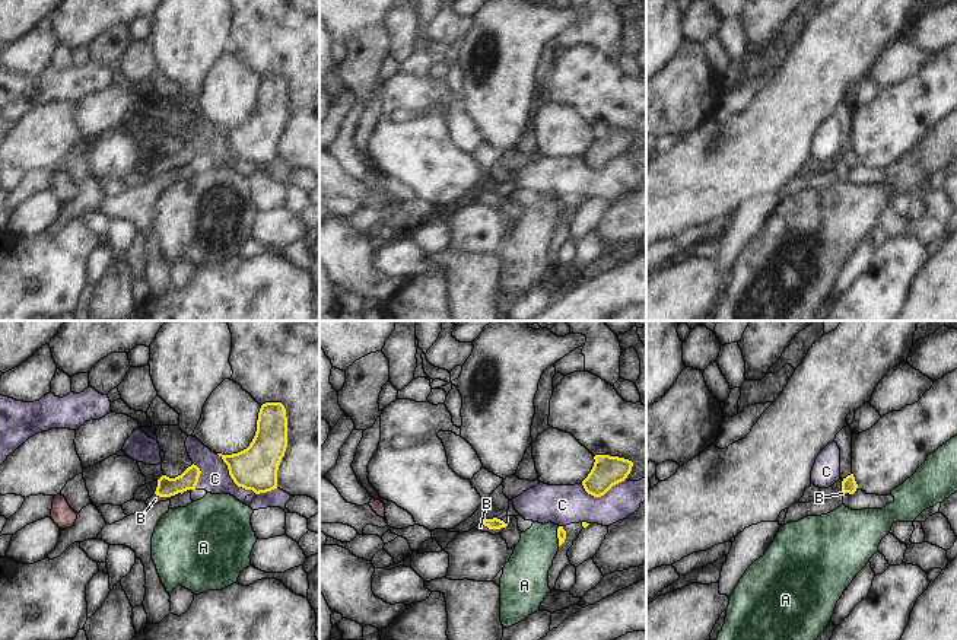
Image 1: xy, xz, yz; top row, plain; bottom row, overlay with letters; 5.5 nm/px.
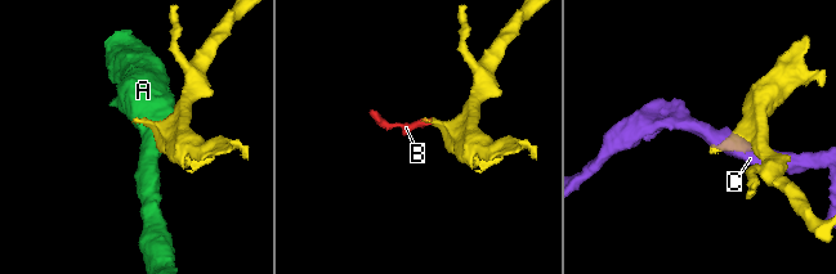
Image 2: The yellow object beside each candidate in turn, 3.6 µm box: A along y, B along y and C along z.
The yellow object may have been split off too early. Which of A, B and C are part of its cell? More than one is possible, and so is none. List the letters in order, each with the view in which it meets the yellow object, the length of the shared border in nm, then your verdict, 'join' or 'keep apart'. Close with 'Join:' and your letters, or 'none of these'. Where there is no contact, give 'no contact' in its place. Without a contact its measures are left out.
A: meets yellow in xz; contact 110 nm long; keep apart
B: meets yellow in xy; contact 150 nm long; join
C: meets yellow in xy; contact 300 nm long; keep apart
Join: B

